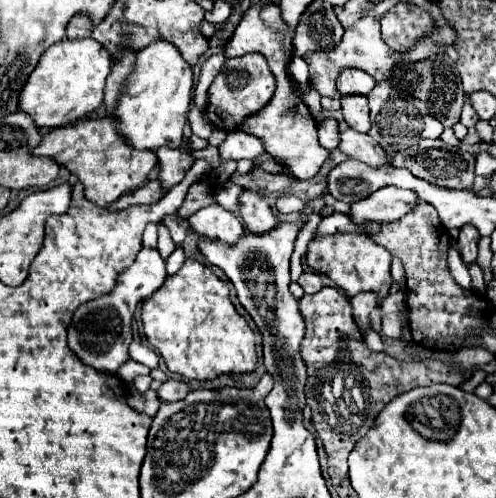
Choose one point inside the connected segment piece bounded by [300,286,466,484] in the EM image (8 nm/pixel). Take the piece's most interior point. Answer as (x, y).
(333, 350)

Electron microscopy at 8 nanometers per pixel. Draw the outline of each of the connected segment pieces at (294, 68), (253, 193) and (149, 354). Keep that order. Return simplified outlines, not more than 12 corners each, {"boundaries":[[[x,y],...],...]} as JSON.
{"boundaries":[[[294,56],[288,72],[296,86],[308,86],[308,64]],[[244,190],[240,212],[252,234],[276,228],[276,218],[258,190]],[[138,342],[130,344],[130,358],[158,368],[158,354]]]}

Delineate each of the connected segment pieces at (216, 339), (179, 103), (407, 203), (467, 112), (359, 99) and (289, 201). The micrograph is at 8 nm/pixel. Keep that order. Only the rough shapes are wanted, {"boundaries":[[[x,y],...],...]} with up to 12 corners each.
{"boundaries":[[[198,260],[144,300],[170,372],[252,372],[254,332]],[[156,38],[114,118],[138,150],[180,146],[192,66]],[[384,186],[352,204],[356,224],[394,222],[412,212],[418,194]],[[470,106],[462,108],[462,122],[466,128],[472,128],[480,118]],[[342,96],[342,116],[352,130],[370,130],[366,96]],[[282,194],[276,206],[284,214],[302,212],[304,202],[298,196]]]}

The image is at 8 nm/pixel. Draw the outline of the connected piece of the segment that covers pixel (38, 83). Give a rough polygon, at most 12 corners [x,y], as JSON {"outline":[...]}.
{"outline":[[62,40],[20,94],[40,128],[102,104],[112,58],[98,40]]}

